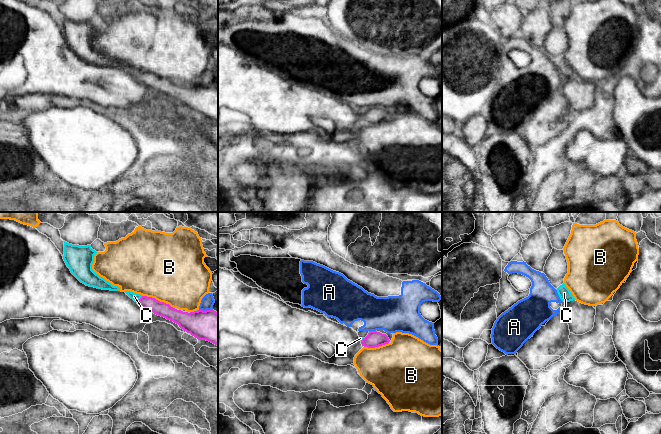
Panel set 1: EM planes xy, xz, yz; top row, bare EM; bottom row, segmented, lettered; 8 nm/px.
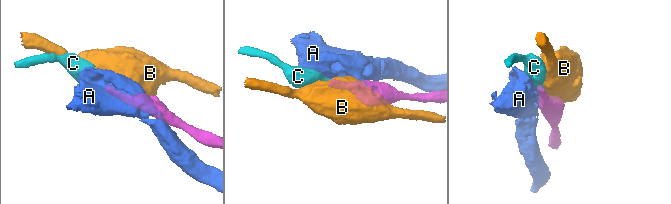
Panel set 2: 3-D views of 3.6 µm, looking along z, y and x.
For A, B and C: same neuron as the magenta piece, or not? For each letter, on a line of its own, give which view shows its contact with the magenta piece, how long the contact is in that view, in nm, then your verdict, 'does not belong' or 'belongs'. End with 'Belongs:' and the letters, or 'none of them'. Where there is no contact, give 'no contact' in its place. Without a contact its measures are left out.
A: meets magenta in xz; contact 60 nm long; does not belong
B: meets magenta in xz; contact 200 nm long; does not belong
C: meets magenta in xy; contact 70 nm long; belongs
Belongs: C

